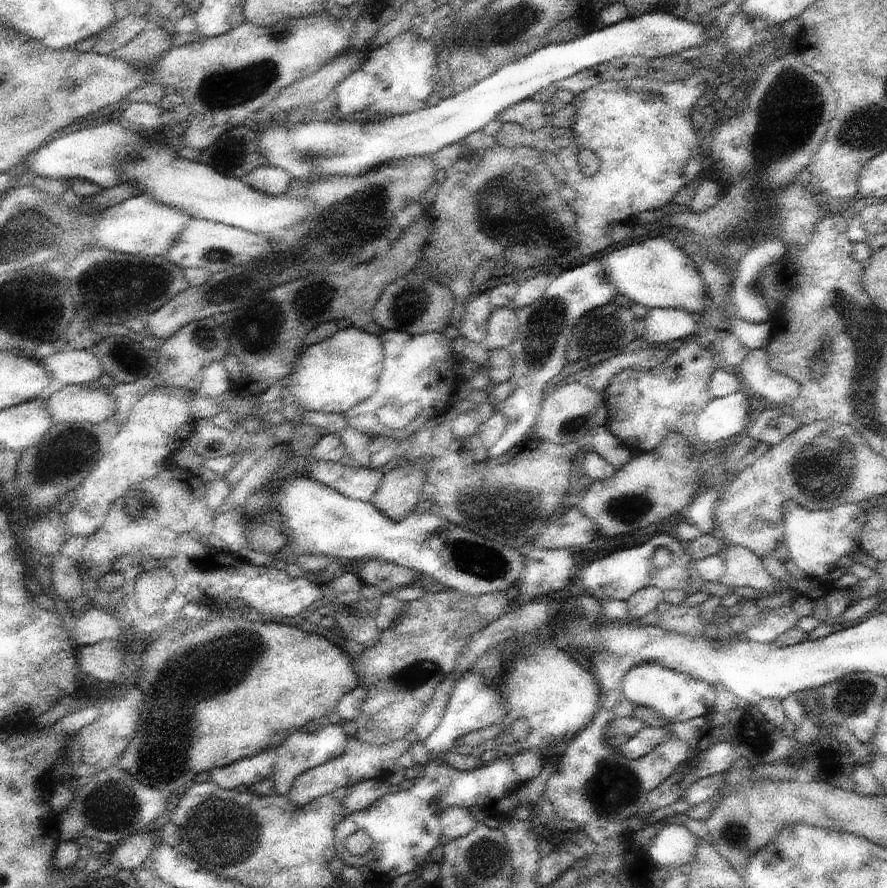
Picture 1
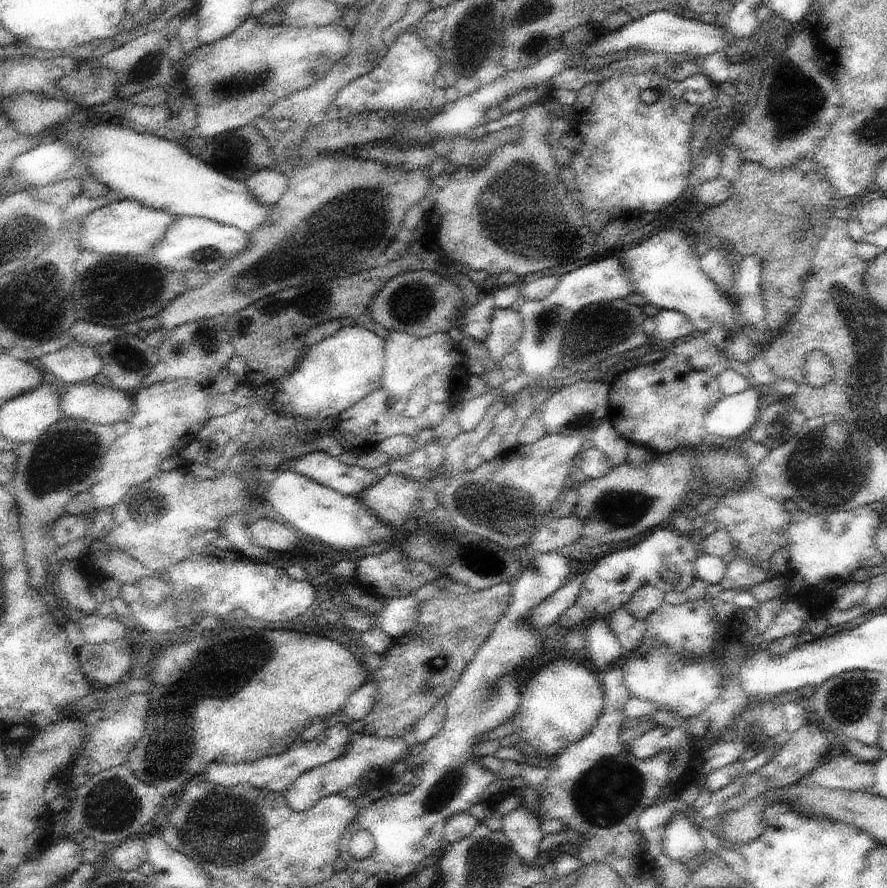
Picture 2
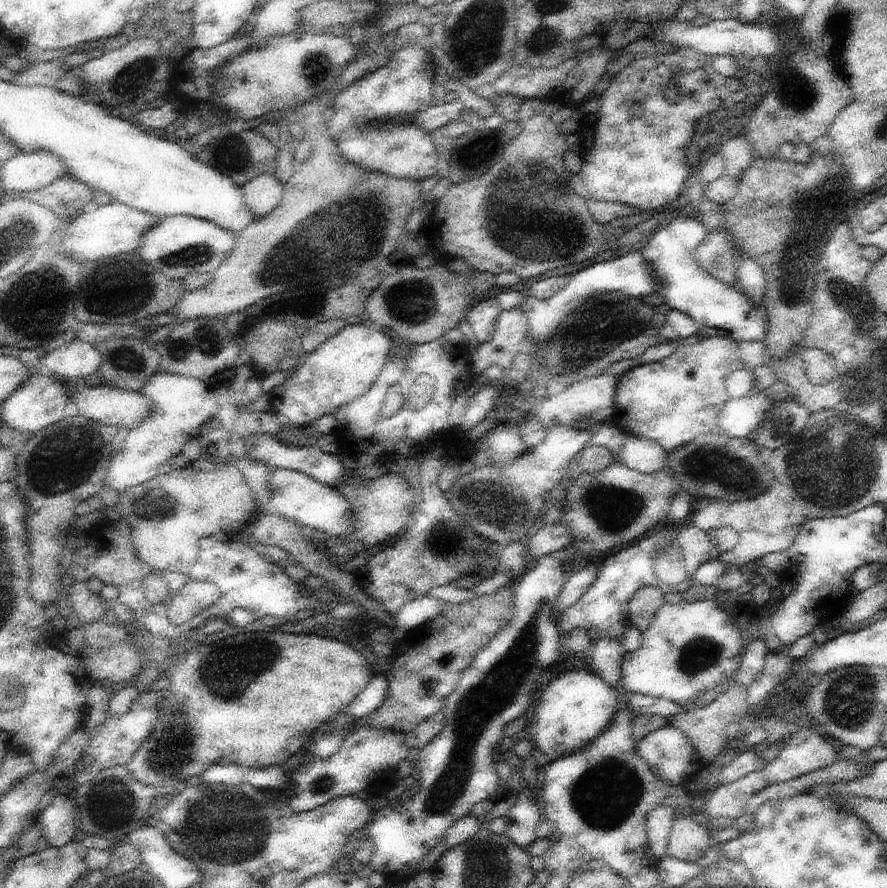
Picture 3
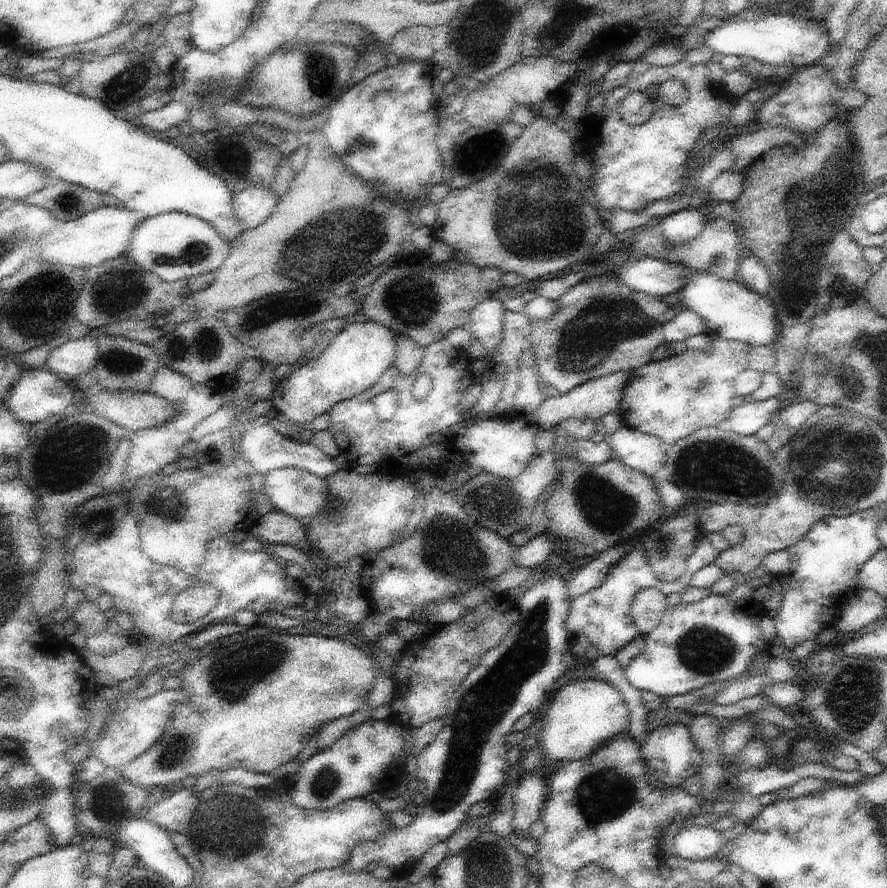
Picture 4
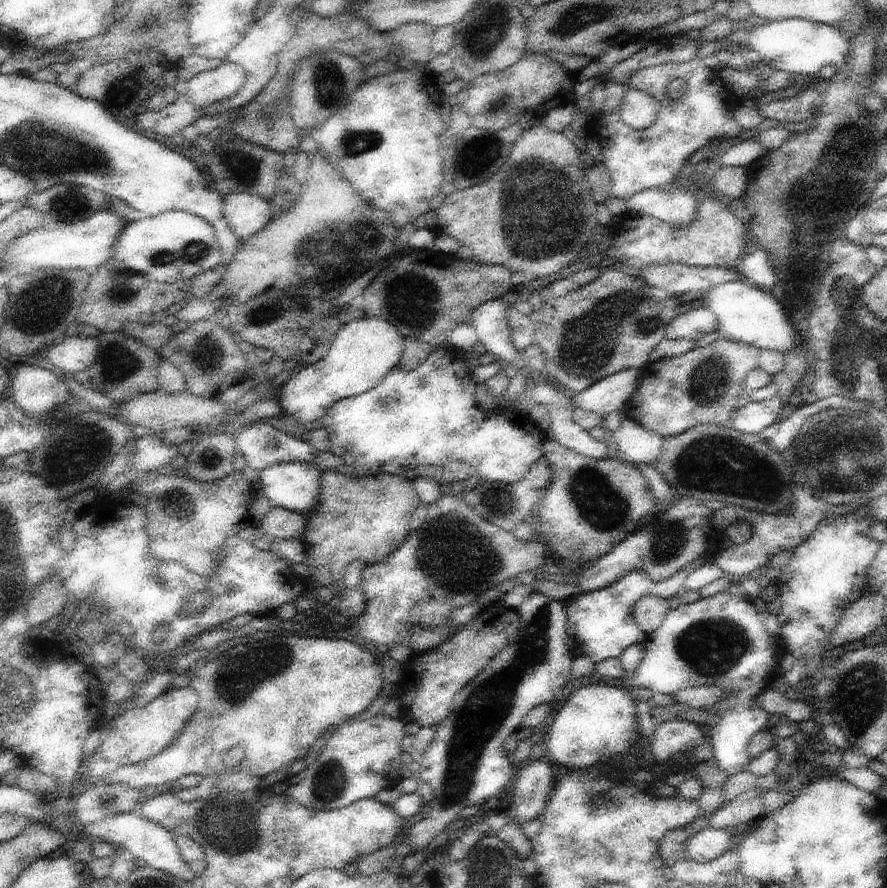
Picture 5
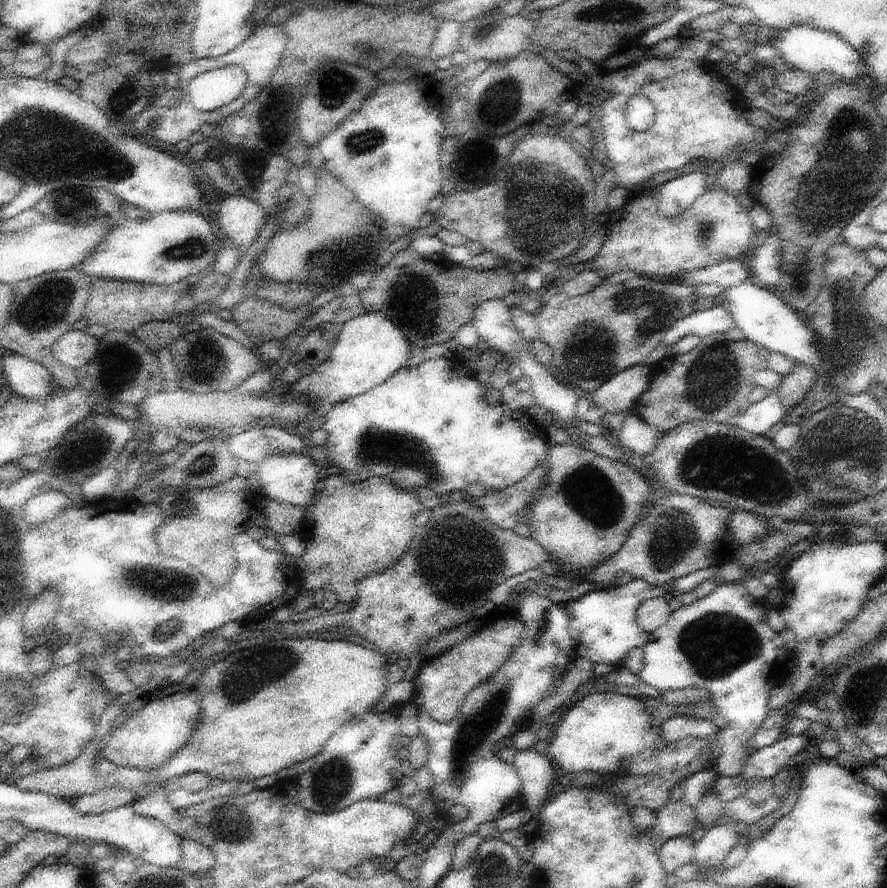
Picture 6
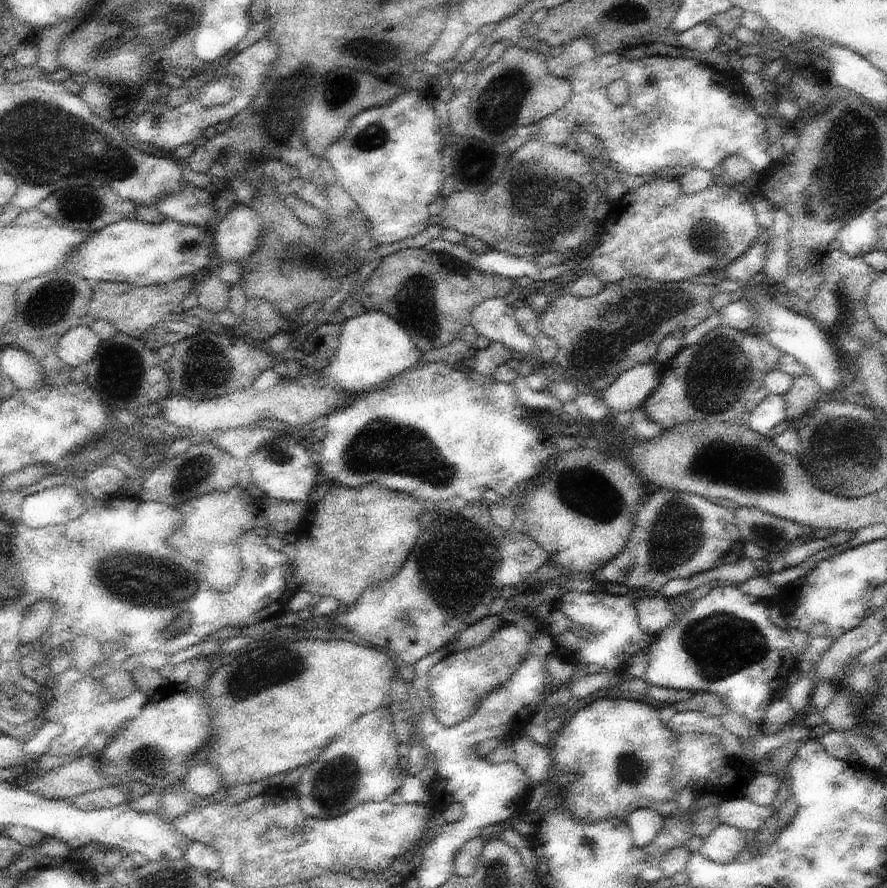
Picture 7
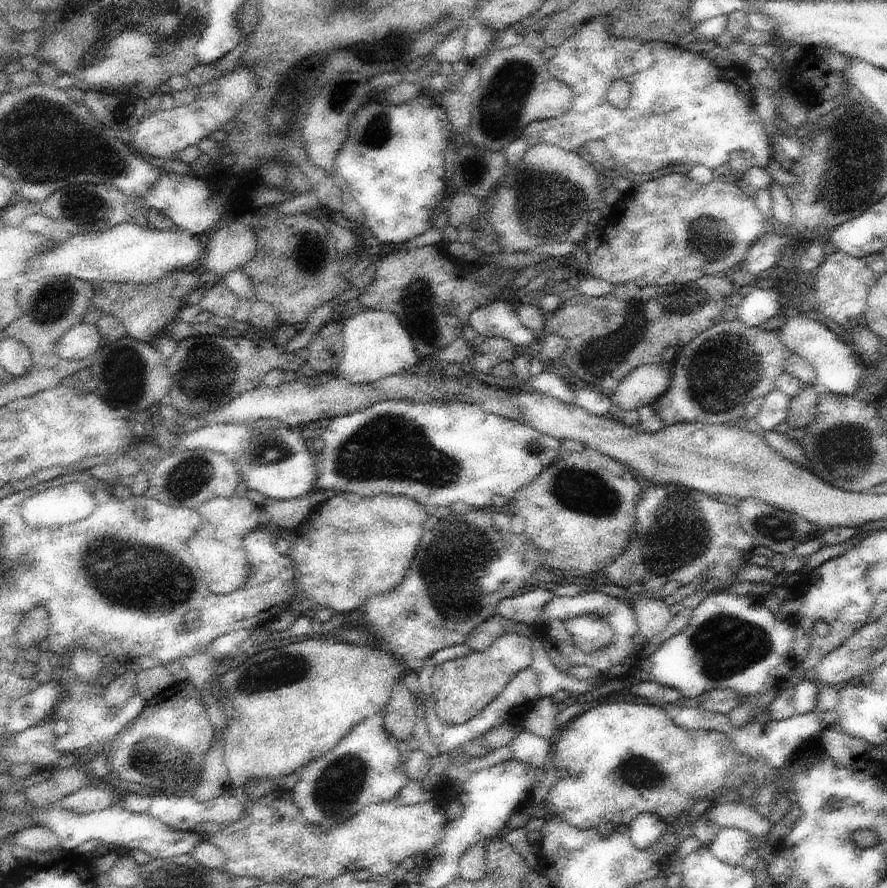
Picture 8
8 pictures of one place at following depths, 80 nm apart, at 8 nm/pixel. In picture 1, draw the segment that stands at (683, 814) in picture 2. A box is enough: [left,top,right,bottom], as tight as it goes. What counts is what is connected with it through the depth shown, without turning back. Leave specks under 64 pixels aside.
[647,824,701,869]

